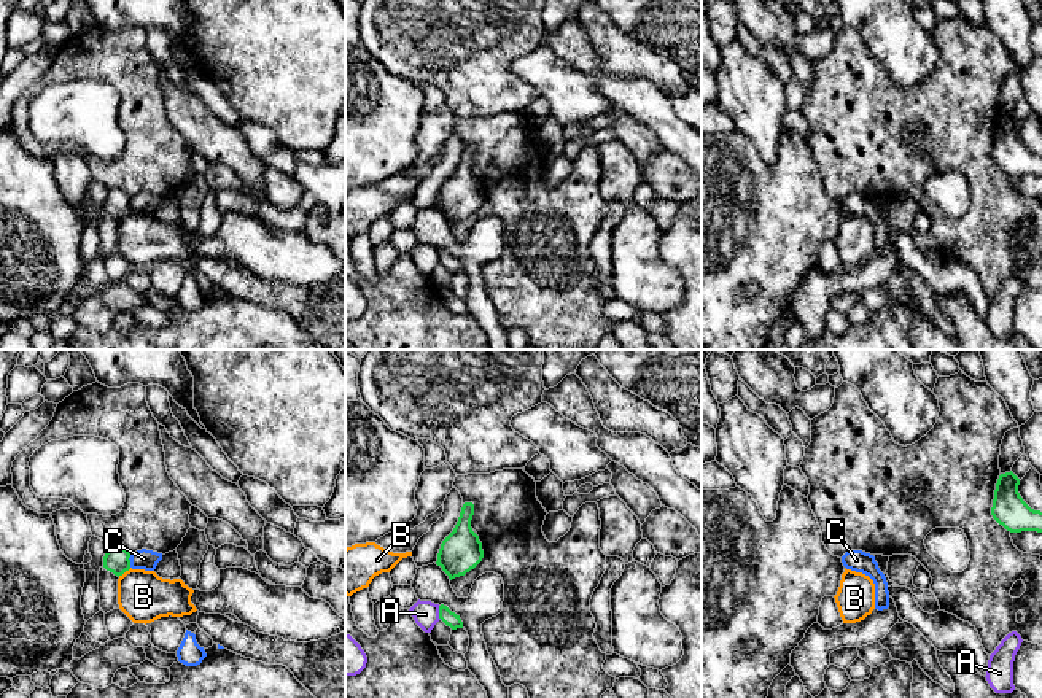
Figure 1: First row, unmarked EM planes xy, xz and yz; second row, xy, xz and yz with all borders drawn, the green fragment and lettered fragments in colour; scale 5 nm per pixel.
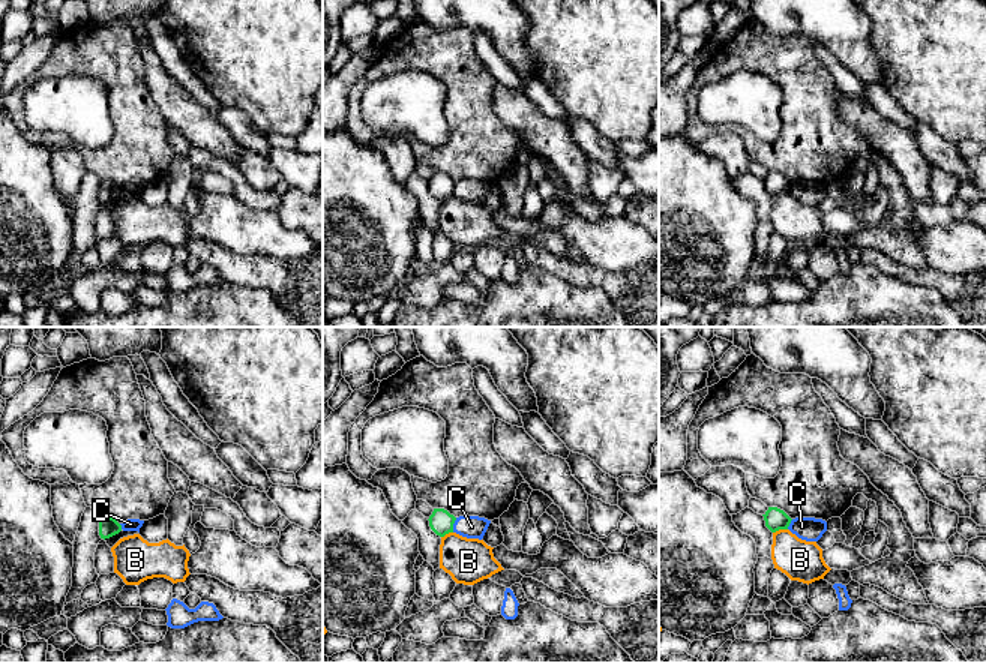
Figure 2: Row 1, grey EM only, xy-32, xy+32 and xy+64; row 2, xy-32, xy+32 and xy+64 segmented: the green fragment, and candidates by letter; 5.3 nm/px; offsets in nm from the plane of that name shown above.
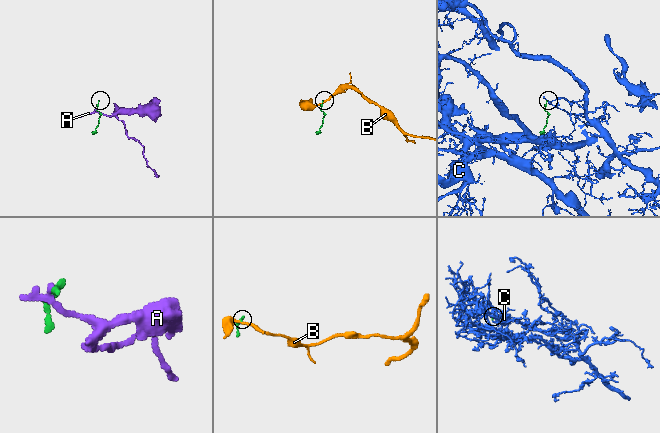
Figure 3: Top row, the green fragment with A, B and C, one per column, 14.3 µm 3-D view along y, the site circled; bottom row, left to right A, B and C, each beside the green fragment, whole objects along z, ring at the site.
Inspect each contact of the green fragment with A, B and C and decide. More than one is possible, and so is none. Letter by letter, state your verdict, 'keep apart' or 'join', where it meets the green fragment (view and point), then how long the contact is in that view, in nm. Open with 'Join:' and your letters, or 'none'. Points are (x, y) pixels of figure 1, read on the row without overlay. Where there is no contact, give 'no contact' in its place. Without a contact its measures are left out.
Join: none
A: keep apart | xz (439, 256) | 70 nm
B: keep apart | xy (124, 215) | 80 nm
C: keep apart | xy (129, 204) | 70 nm

